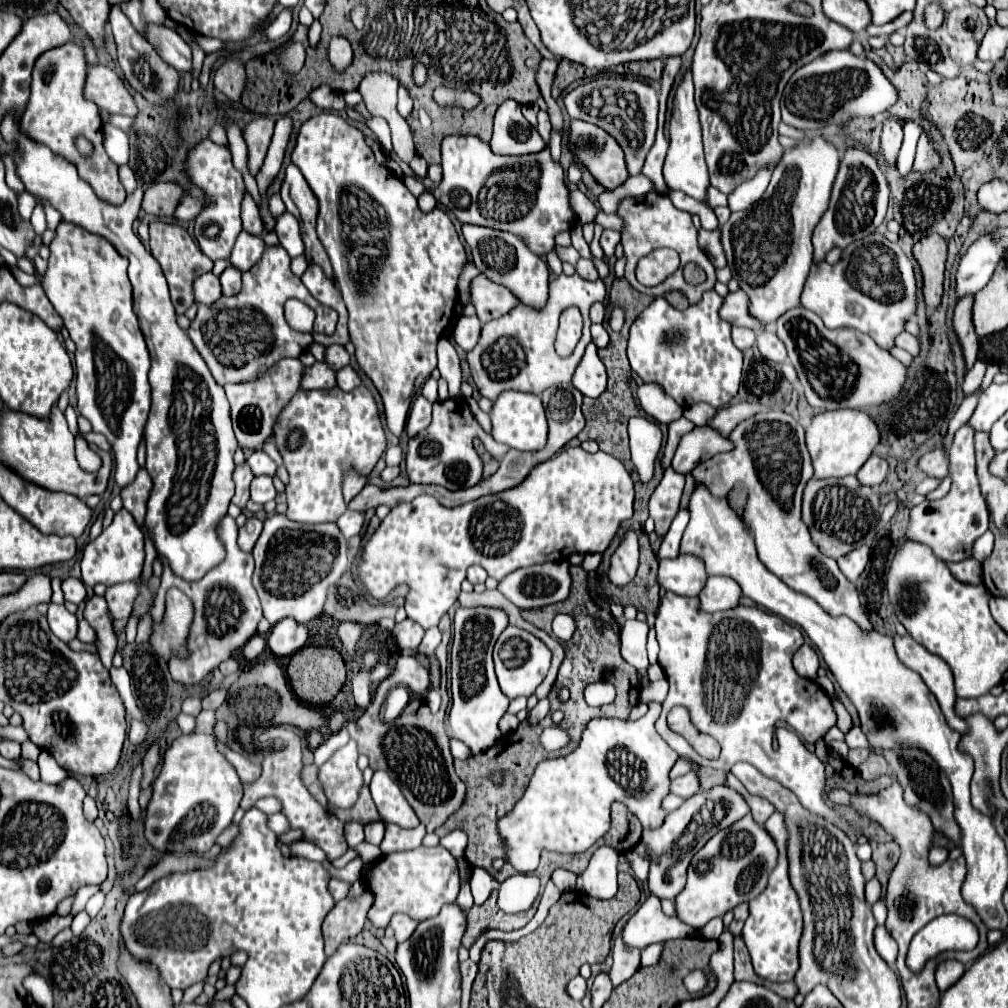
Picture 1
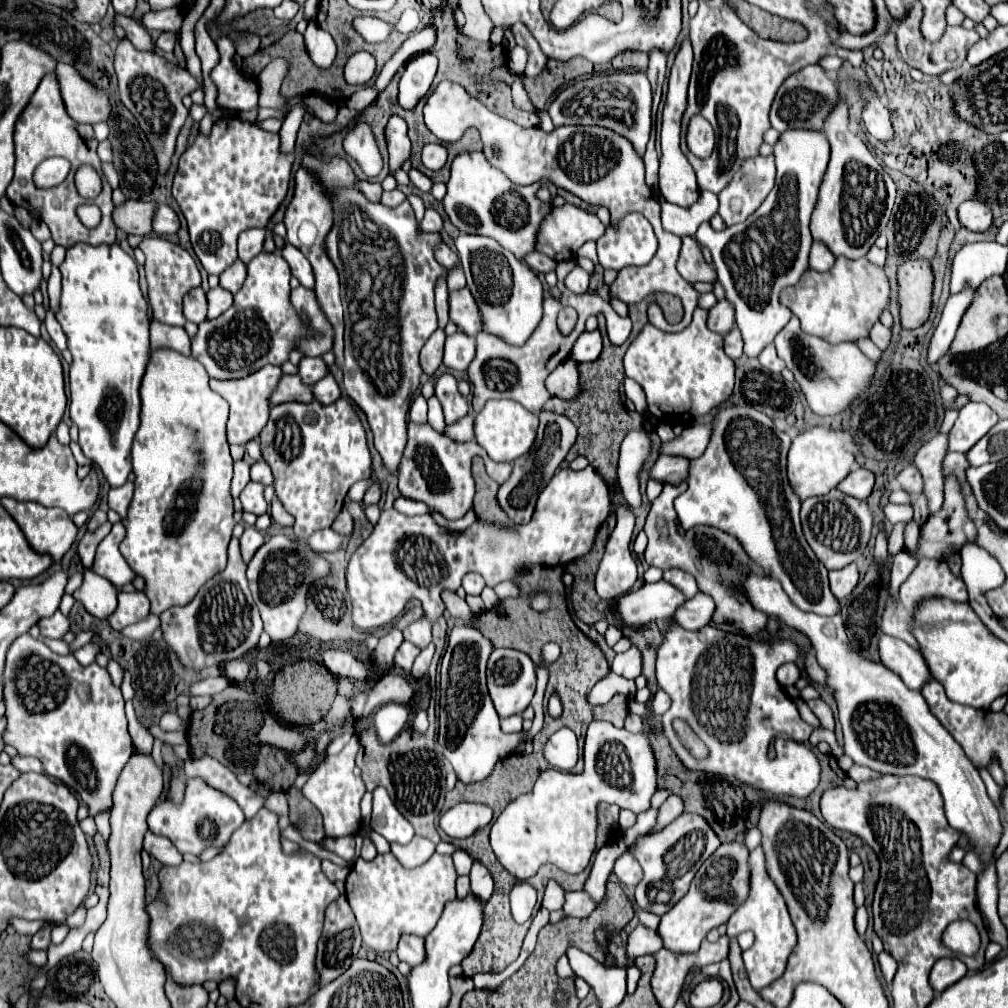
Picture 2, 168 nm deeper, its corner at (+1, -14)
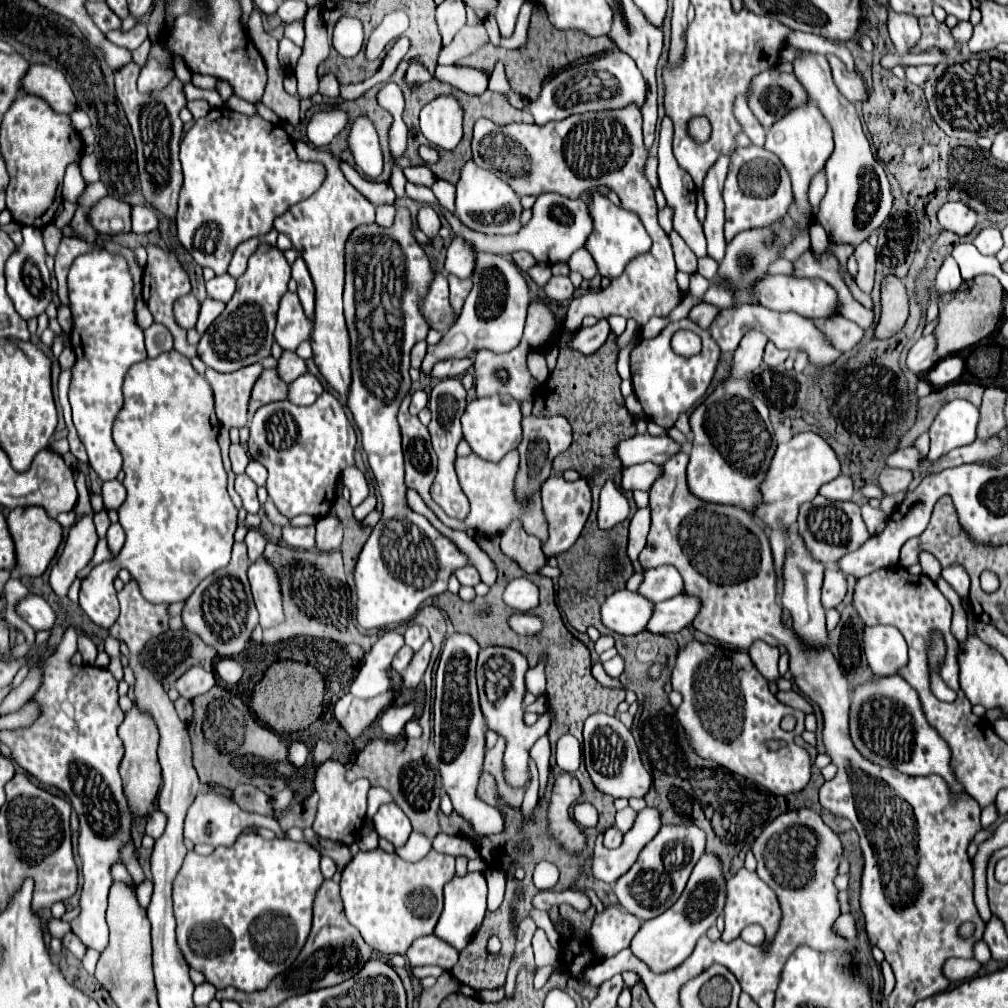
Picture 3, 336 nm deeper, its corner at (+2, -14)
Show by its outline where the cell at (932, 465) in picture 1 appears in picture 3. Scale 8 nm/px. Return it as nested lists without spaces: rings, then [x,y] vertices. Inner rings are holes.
[[[884,468],[880,474],[880,488],[886,494],[898,494],[898,492],[906,492],[910,482],[912,482],[912,472],[908,470],[898,470],[898,468]]]

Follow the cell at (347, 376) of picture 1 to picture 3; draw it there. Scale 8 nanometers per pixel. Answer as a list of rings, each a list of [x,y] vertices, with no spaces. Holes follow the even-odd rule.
[[[306,374],[290,384],[288,400],[292,404],[298,404],[298,406],[308,406],[308,404],[316,402],[322,392],[324,392],[322,382],[314,374]]]

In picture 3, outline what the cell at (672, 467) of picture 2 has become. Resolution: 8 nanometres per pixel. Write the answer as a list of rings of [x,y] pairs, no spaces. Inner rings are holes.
[[[652,462],[628,466],[622,472],[622,488],[624,490],[650,490],[650,486],[658,480],[660,470],[662,468]]]

